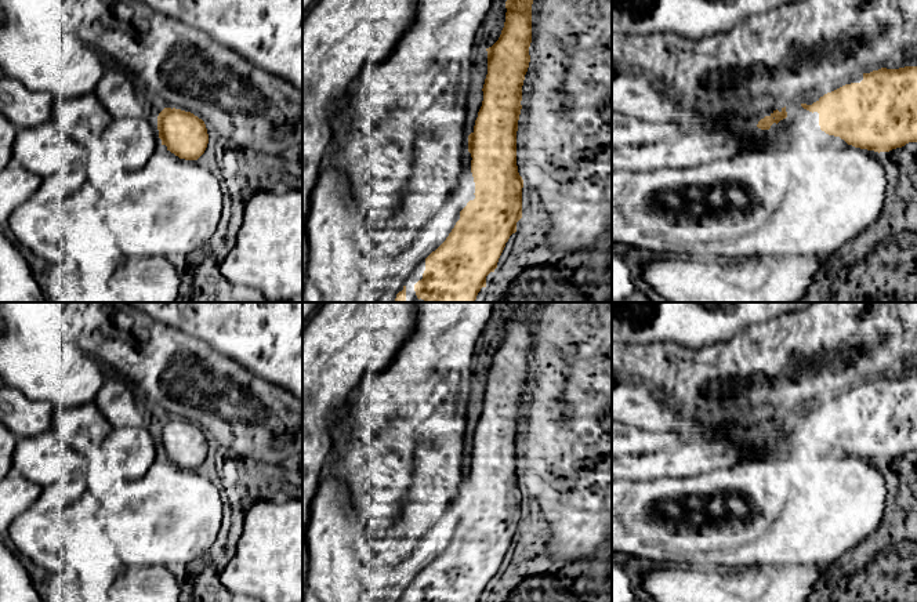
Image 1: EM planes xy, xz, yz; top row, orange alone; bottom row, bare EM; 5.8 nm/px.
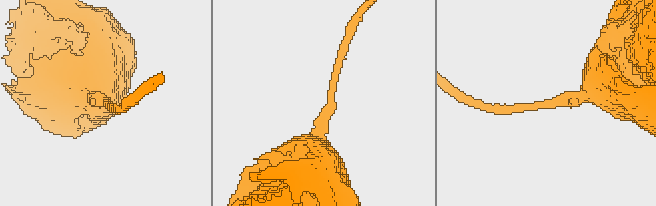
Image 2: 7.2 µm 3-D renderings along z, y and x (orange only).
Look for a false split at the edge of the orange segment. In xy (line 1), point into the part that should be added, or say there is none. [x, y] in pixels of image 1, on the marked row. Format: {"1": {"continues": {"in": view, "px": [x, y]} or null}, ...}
{"1": {"continues": null}}

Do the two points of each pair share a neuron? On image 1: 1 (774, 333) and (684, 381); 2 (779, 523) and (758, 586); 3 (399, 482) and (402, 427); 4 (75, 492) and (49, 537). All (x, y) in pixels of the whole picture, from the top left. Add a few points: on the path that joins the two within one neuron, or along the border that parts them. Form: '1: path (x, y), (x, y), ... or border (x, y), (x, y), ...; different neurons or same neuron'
1: path (751, 355), (735, 372), (706, 379); same neuron
2: border (761, 565), (749, 565), (742, 569); different neurons
3: path (399, 468), (403, 460), (402, 441); same neuron
4: path (62, 500), (49, 514), (49, 525); same neuron

